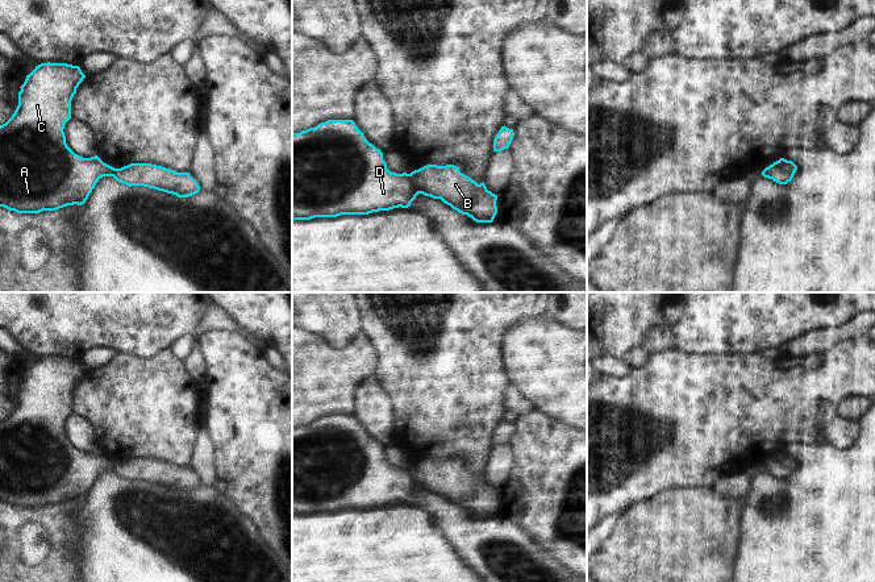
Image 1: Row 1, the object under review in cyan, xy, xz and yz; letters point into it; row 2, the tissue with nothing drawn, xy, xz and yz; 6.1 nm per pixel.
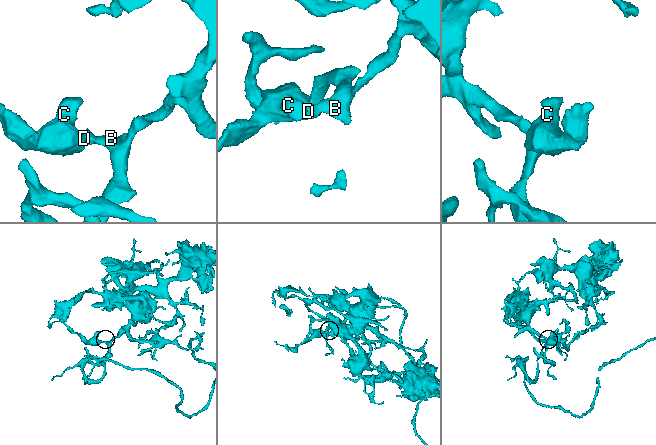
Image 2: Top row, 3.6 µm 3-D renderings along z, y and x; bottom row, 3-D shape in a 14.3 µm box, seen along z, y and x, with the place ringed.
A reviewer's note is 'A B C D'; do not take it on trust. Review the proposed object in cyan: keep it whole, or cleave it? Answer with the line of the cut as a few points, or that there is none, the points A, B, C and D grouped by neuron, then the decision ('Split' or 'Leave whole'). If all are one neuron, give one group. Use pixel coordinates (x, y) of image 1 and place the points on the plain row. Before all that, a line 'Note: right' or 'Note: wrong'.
Note: wrong
Split along xz (407, 469), (419, 487). Groups: A C D / B. Split

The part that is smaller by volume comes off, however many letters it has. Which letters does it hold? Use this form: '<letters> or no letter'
A, C, D

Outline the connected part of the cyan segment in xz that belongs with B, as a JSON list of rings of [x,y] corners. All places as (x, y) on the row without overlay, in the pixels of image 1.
[[[426,460],[408,471],[418,489],[441,494],[476,517],[492,517],[497,508],[497,490],[488,486],[484,477],[478,479],[454,460]]]

